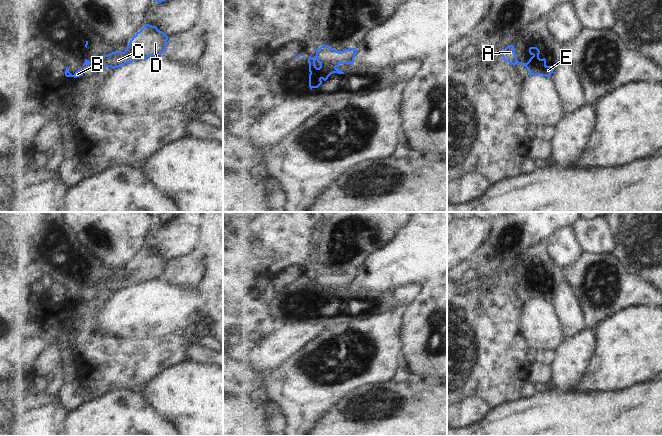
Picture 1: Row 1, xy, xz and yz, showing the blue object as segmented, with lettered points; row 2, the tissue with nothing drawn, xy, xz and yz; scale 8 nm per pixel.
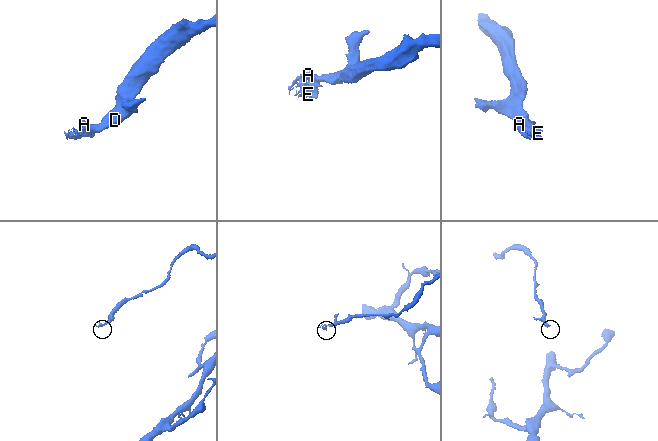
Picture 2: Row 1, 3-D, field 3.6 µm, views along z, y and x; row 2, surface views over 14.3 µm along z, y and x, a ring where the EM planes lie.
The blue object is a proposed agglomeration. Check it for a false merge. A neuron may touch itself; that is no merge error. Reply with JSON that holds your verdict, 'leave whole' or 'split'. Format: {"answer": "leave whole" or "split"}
{"answer": "split"}

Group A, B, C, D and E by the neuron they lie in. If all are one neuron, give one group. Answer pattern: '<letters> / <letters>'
A C D / B E

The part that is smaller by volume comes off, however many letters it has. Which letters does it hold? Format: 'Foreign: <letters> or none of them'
Foreign: B, E

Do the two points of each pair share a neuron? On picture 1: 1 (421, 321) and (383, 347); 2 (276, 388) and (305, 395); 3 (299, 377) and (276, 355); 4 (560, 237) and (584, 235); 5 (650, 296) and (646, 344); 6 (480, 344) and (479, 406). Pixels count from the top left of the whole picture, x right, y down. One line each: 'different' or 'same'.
1: different
2: same
3: different
4: different
5: different
6: different

